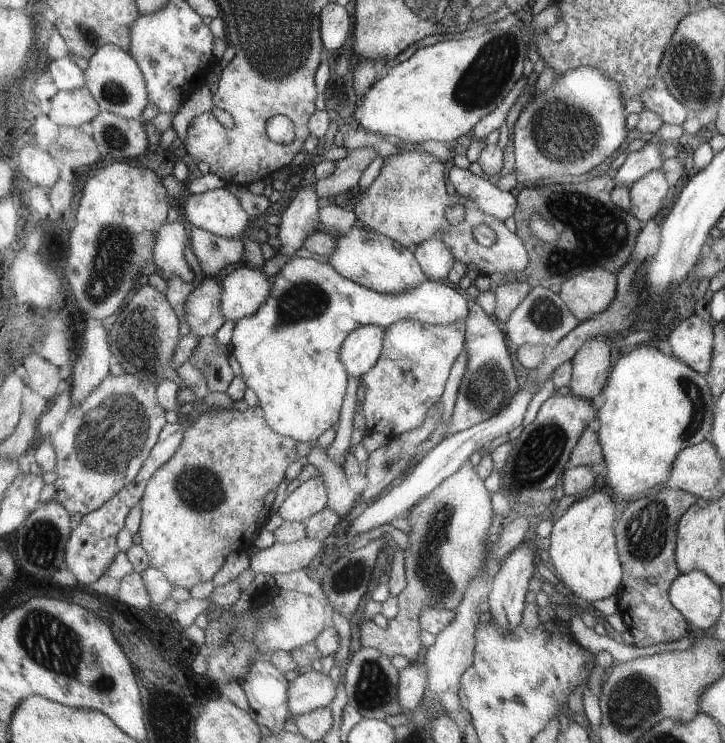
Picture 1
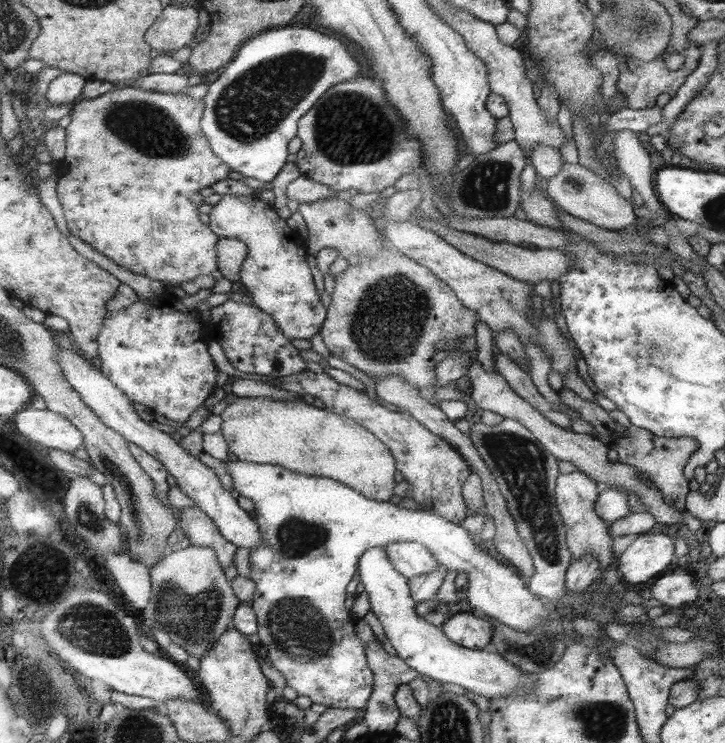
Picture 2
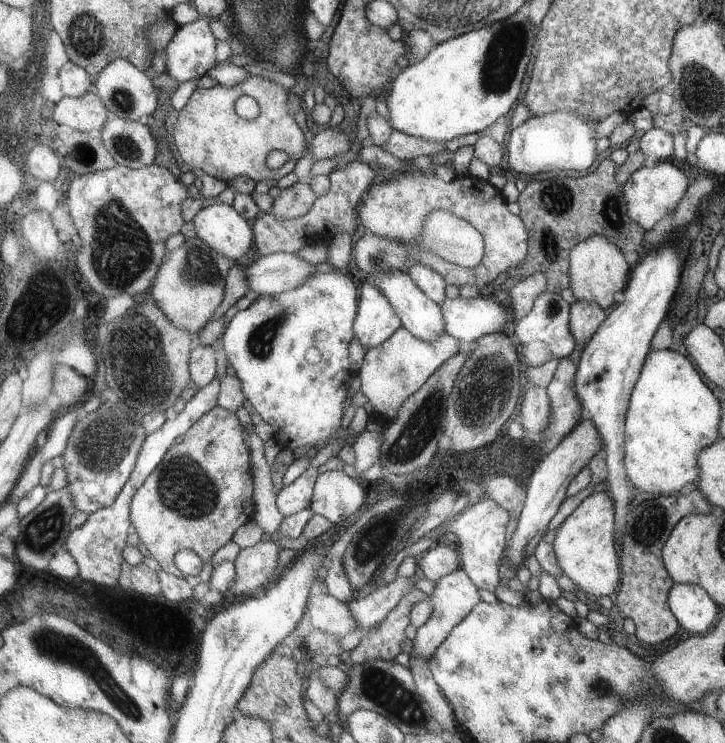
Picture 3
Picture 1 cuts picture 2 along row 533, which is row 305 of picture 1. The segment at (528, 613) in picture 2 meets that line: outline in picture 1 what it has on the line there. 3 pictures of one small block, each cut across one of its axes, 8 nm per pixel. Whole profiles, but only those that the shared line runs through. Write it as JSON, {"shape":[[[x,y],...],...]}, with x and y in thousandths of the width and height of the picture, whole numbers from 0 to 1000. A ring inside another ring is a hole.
{"shape":[[[404,347],[390,358],[390,363],[377,374],[377,396],[357,412],[354,423],[335,428],[324,436],[324,452],[316,471],[324,476],[335,495],[343,522],[357,533],[360,546],[366,549],[371,573],[393,587],[404,587],[412,595],[437,595],[457,573],[468,571],[476,536],[481,528],[481,501],[470,485],[473,463],[487,452],[490,444],[501,439],[526,439],[537,441],[553,431],[578,431],[589,436],[622,436],[630,431],[644,431],[647,401],[619,380],[608,377],[583,377],[556,393],[520,393],[506,385],[498,385],[487,377],[470,371],[457,355],[443,355],[437,350]]]}

